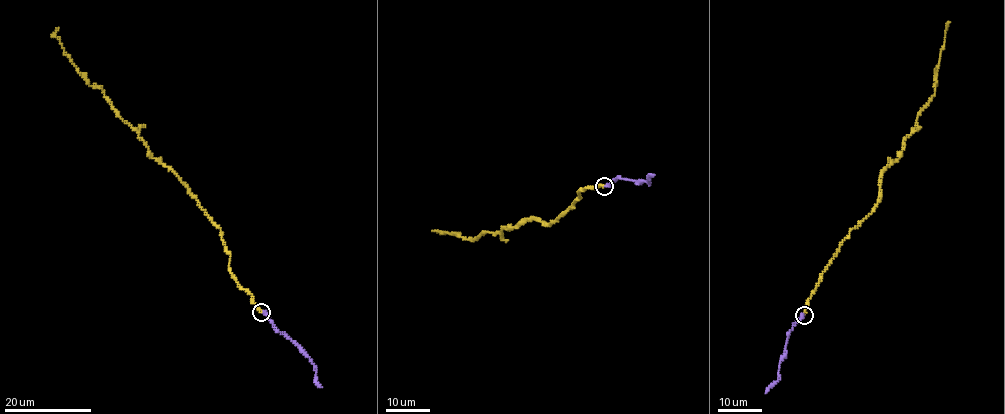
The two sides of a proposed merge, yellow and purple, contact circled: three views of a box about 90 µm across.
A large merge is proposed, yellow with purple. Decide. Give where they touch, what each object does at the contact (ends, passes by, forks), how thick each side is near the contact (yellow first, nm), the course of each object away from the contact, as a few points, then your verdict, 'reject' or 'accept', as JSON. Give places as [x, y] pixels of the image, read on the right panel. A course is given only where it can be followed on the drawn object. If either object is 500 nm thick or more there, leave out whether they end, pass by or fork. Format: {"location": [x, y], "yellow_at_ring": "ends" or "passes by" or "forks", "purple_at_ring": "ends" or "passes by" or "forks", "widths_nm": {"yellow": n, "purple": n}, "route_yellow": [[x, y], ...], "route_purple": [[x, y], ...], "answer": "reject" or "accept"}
{"location": [804, 315], "yellow_at_ring": "ends", "purple_at_ring": "ends", "widths_nm": {"yellow": 220, "purple": 280}, "route_yellow": [[804, 314], [840, 243], [878, 202], [881, 174], [899, 157], [934, 91], [949, 21]], "route_purple": [[803, 315], [788, 333], [777, 379], [766, 393]], "answer": "accept"}

